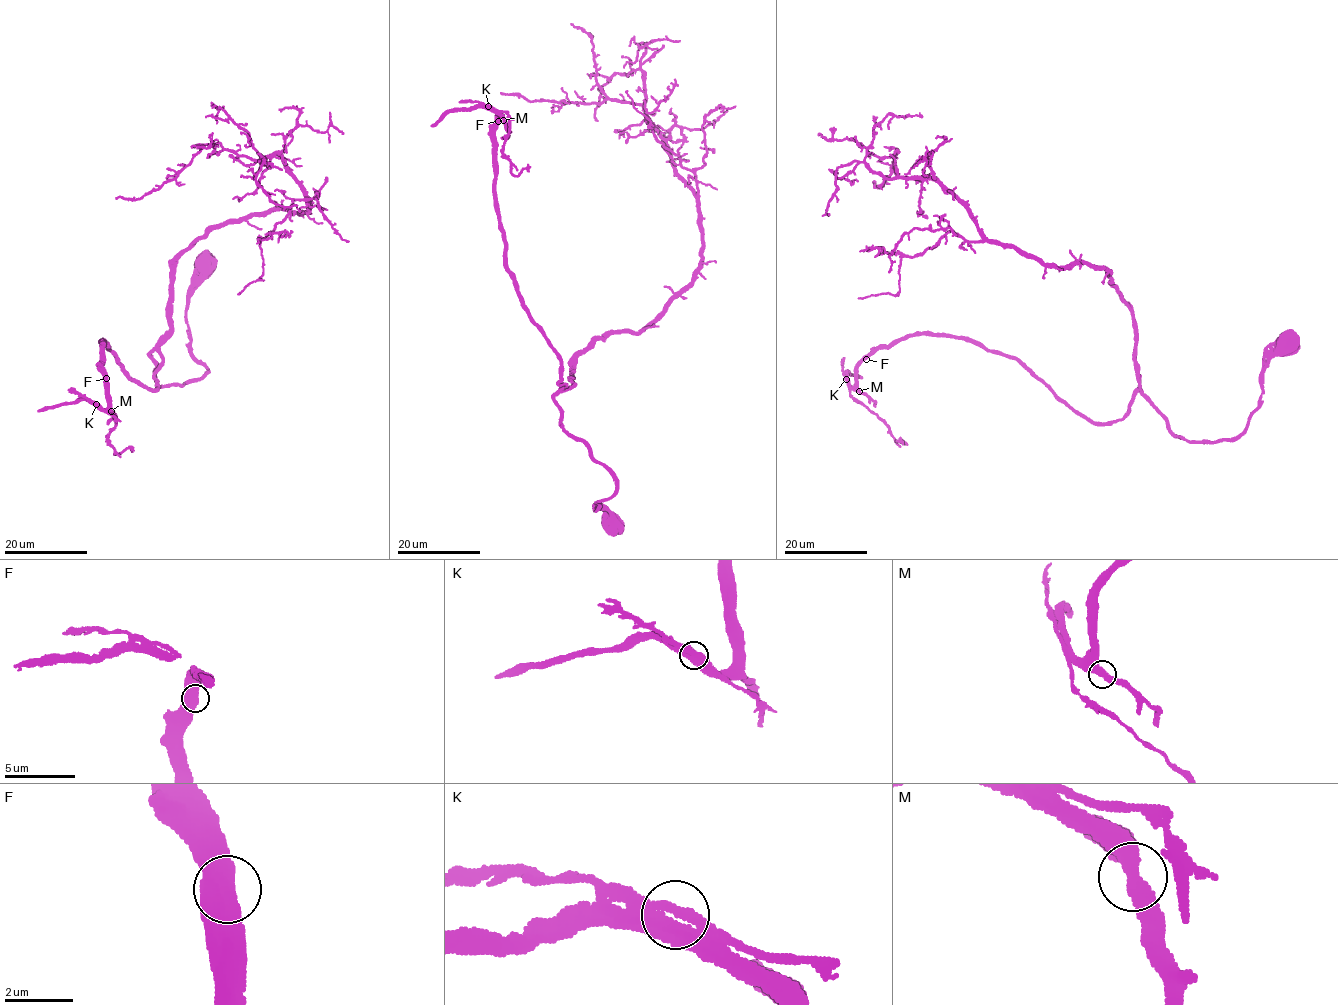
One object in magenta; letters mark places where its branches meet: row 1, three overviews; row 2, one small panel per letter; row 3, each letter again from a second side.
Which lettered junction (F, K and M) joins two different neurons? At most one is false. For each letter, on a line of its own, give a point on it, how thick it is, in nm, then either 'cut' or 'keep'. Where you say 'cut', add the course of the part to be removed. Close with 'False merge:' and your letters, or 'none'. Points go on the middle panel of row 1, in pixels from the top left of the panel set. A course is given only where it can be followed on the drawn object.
F: place (498, 121); calibre 550 nm; keep
K: place (488, 106); calibre 550 nm; cut; course (488, 106), (508, 116), (509, 133), (503, 154), (511, 164), (511, 172), (518, 175), (530, 166)
M: place (503, 120); calibre 460 nm; keep
False merge: K

